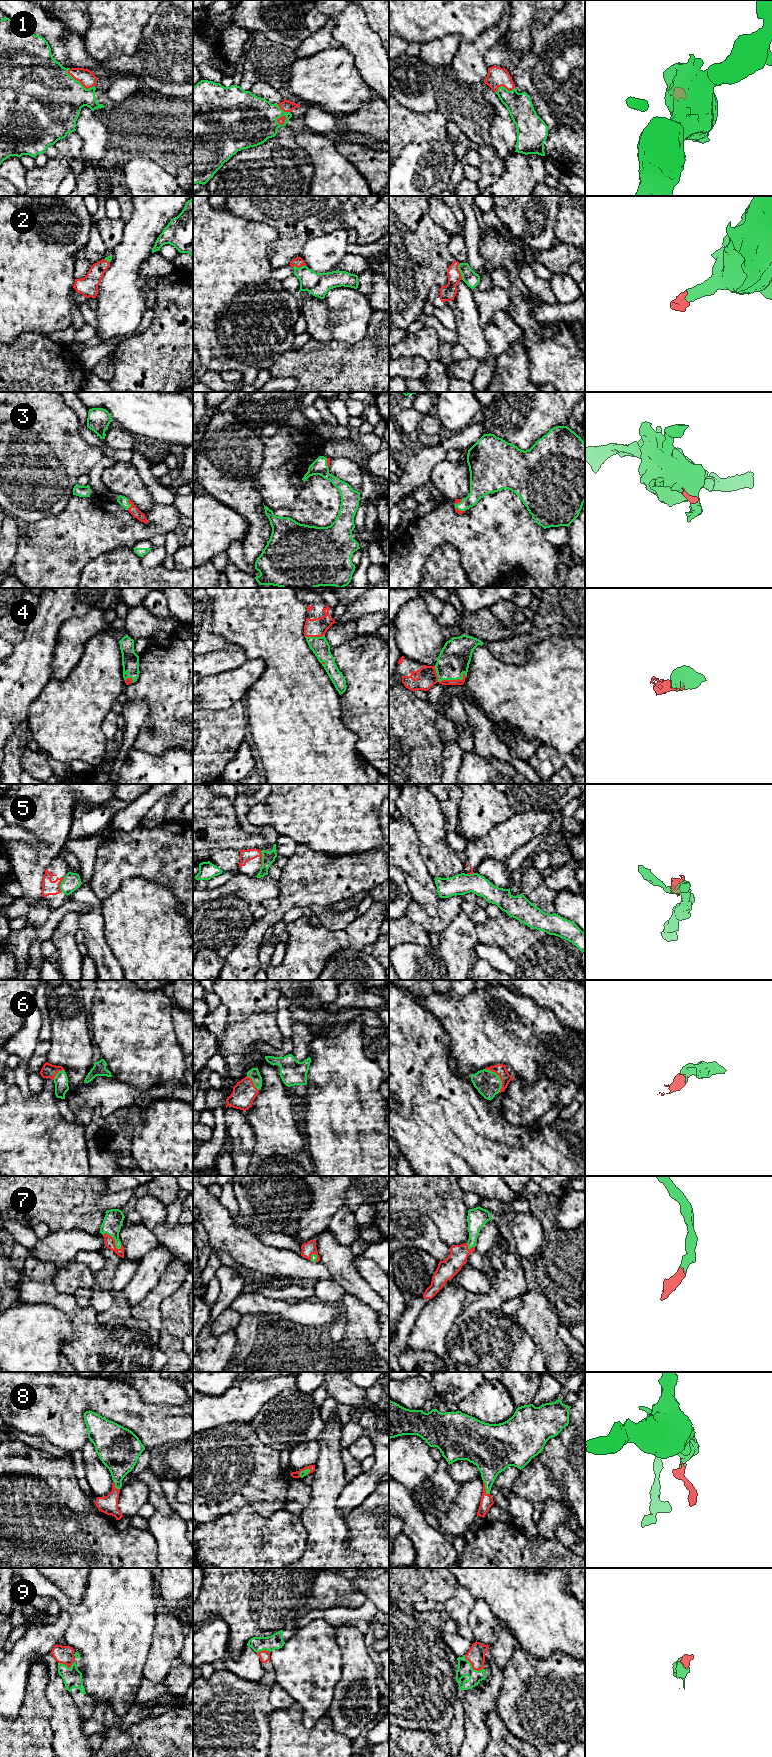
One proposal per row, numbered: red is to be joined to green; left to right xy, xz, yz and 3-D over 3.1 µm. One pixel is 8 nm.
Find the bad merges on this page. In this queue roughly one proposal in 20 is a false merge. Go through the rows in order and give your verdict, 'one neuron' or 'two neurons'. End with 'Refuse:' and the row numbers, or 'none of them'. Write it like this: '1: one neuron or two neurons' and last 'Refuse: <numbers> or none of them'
1: one neuron
2: one neuron
3: one neuron
4: one neuron
5: two neurons
6: one neuron
7: one neuron
8: one neuron
9: one neuron
Refuse: 5

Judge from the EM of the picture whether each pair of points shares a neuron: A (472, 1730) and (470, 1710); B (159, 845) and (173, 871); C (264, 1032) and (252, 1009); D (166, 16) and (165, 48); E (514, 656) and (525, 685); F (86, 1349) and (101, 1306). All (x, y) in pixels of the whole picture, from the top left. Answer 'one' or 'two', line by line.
A: one
B: one
C: one
D: one
E: two
F: two

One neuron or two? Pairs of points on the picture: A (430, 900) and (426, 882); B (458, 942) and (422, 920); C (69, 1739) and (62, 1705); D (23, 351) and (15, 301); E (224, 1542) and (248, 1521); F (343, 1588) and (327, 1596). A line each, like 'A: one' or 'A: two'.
A: one
B: two
C: one
D: two
E: one
F: one

